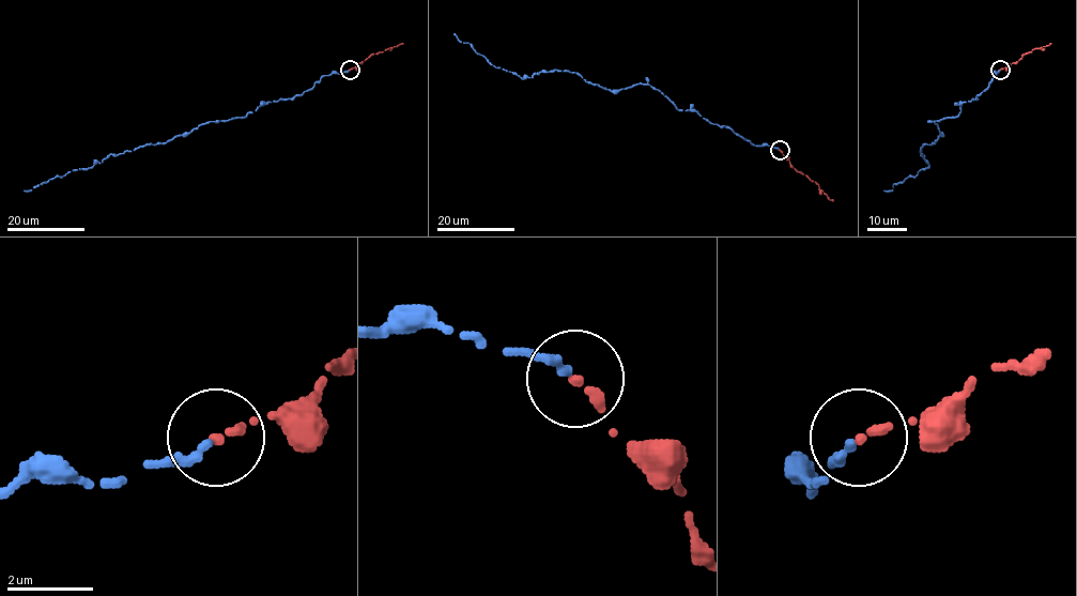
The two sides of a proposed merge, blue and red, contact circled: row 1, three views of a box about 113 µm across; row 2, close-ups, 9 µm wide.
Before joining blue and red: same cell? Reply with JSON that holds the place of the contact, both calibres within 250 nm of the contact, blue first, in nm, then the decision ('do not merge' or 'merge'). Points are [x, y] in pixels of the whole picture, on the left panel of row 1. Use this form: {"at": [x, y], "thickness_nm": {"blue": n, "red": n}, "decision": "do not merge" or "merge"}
{"at": [350, 70], "thickness_nm": {"blue": 220, "red": 240}, "decision": "merge"}

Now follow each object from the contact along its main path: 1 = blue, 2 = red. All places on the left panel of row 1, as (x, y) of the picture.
1: (349, 70), (323, 75), (291, 98), (262, 103), (244, 118), (210, 121), (166, 142), (110, 154), (25, 190)
2: (349, 70), (371, 55), (403, 43)

